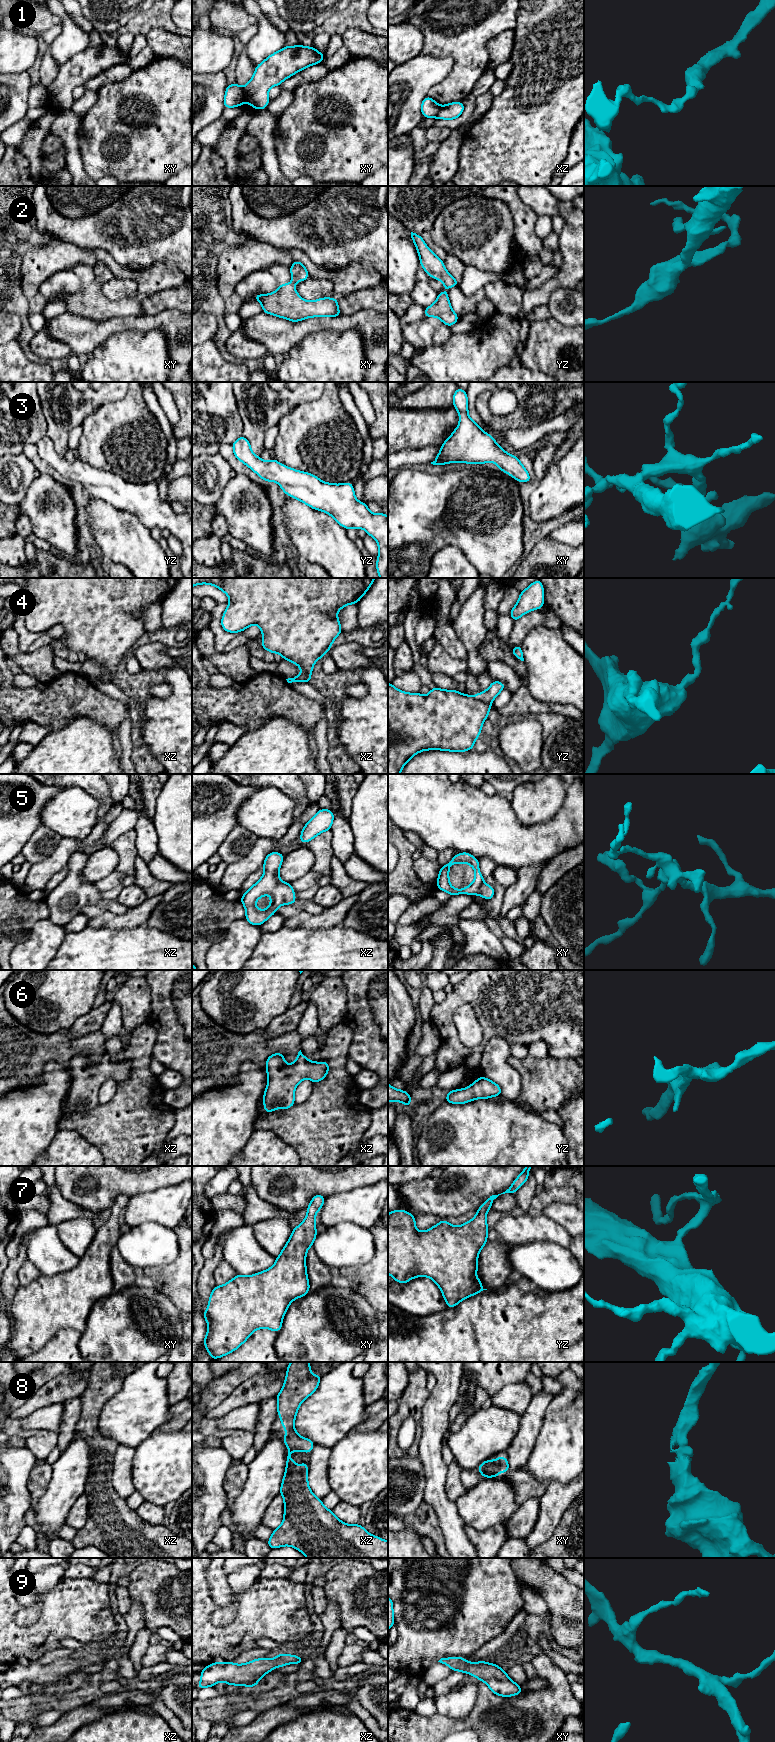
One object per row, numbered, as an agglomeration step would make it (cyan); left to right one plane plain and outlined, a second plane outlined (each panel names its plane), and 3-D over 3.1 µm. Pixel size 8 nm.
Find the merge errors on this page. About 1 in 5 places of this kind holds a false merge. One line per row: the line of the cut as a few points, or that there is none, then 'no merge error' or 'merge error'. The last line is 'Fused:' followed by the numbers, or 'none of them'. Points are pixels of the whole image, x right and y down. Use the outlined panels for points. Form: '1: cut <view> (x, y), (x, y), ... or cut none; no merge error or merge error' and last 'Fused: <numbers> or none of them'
1: cut xy (242, 88), (245, 100); merge error
2: cut none; no merge error
3: cut none; no merge error
4: cut yz (474, 696), (490, 703); merge error
5: cut none; no merge error
6: cut none; no merge error
7: cut none; no merge error
8: cut none; no merge error
9: cut none; no merge error
Fused: 1, 4

